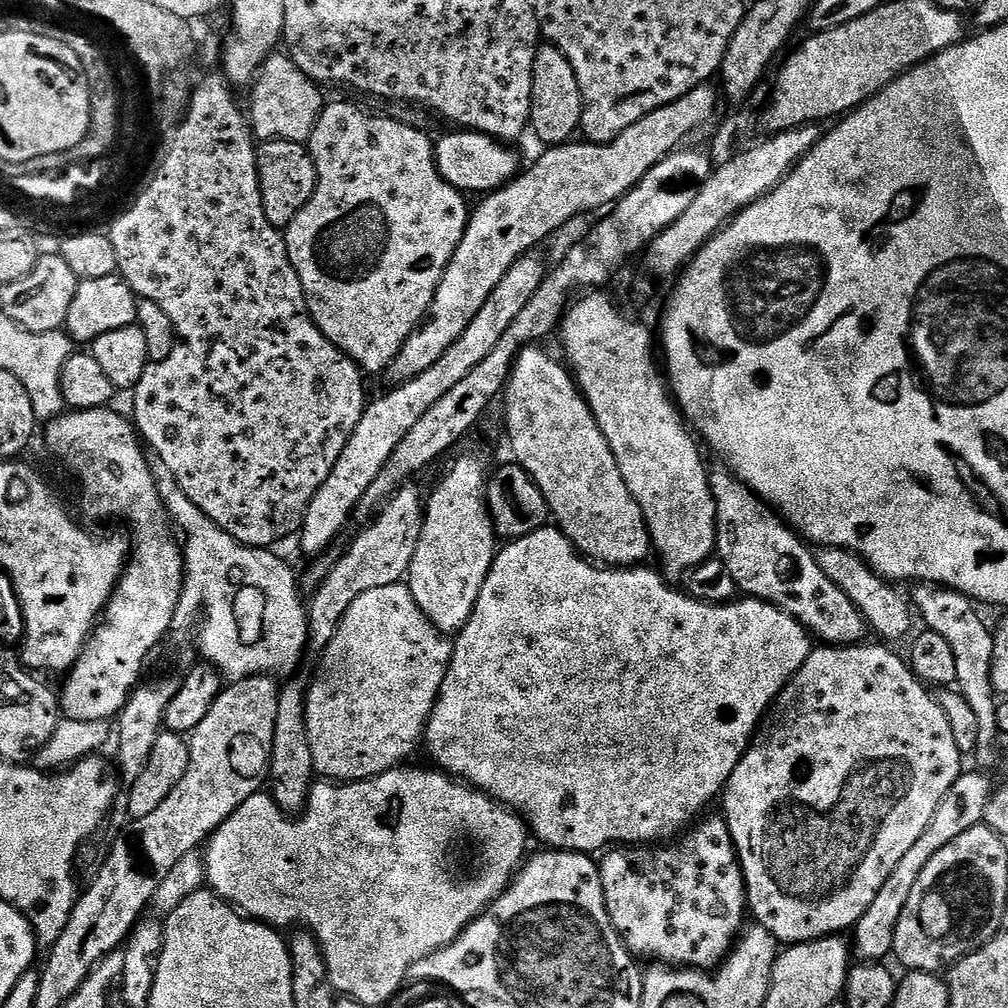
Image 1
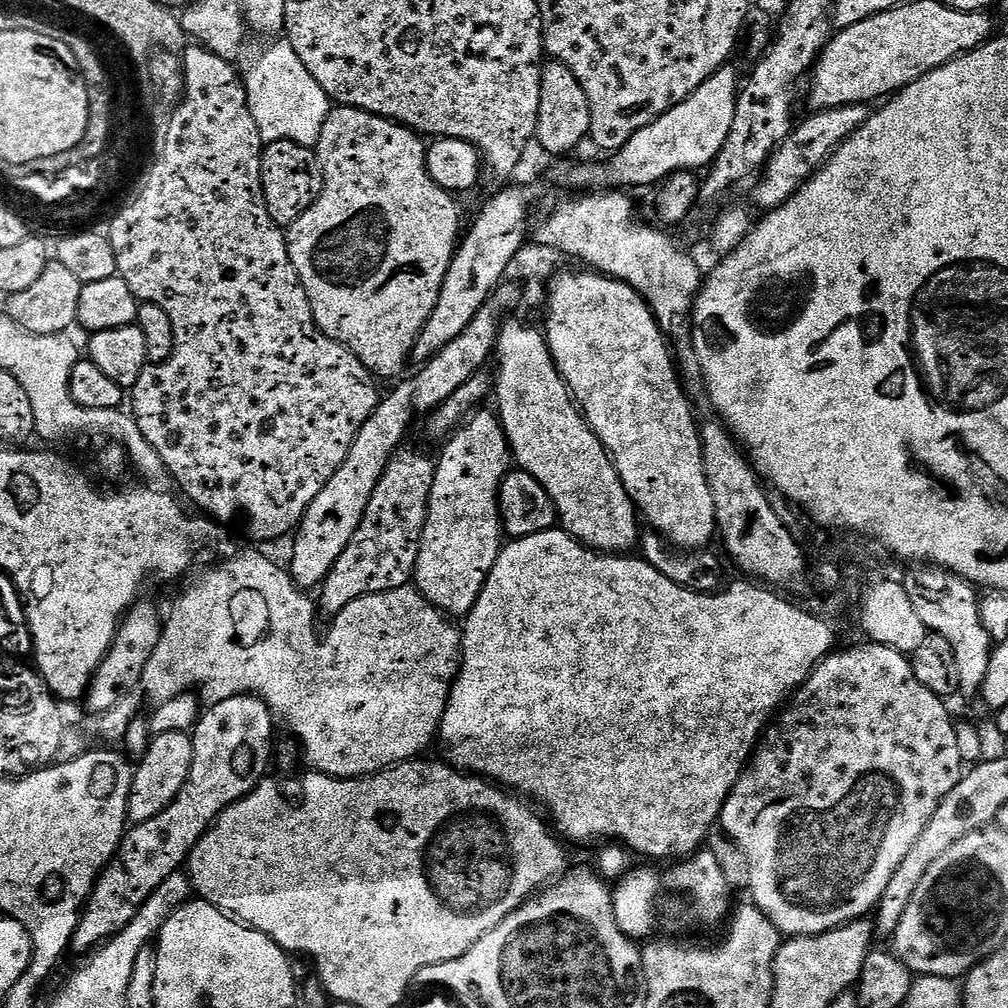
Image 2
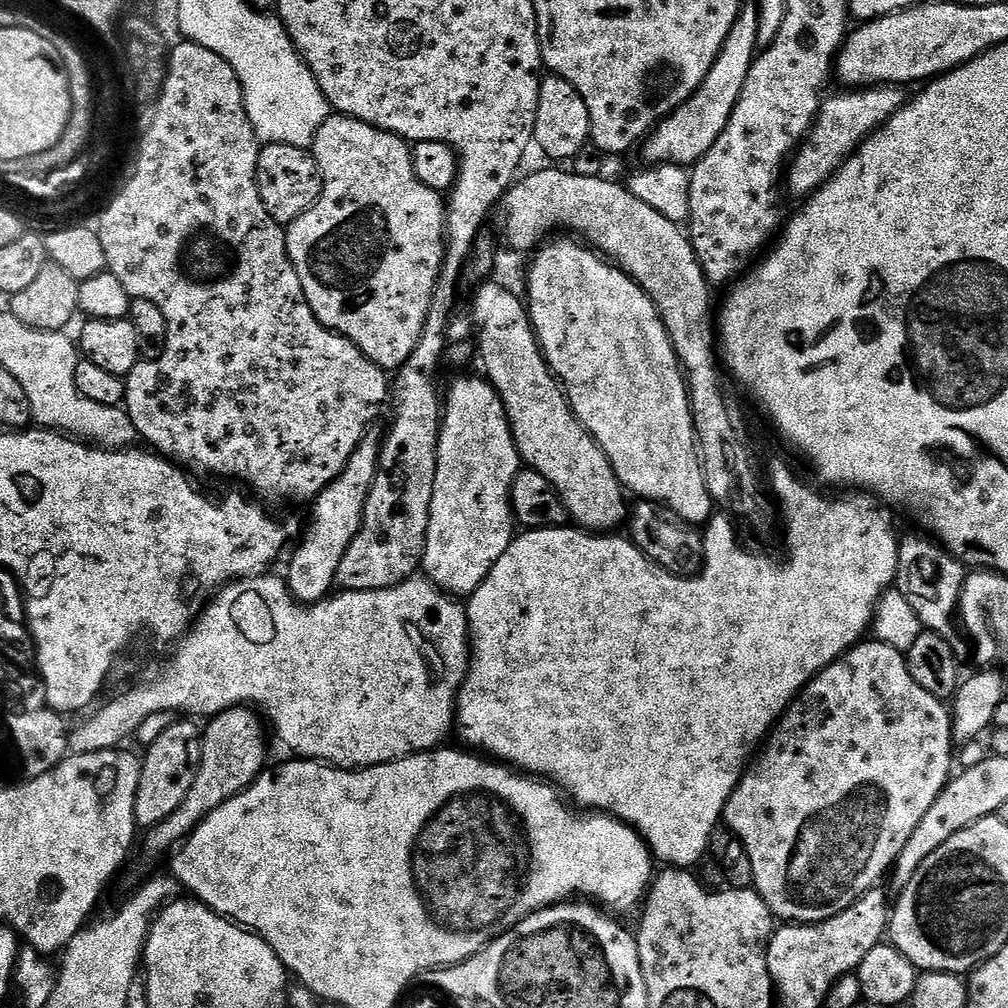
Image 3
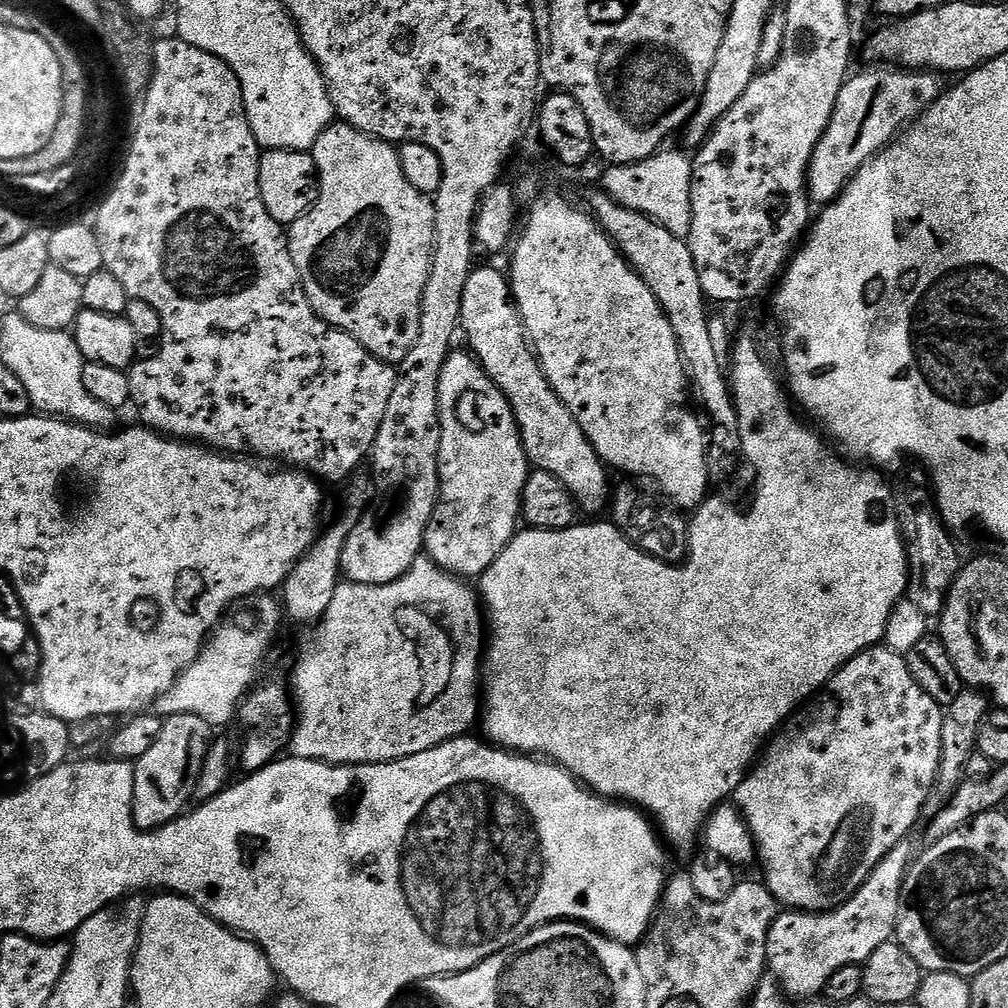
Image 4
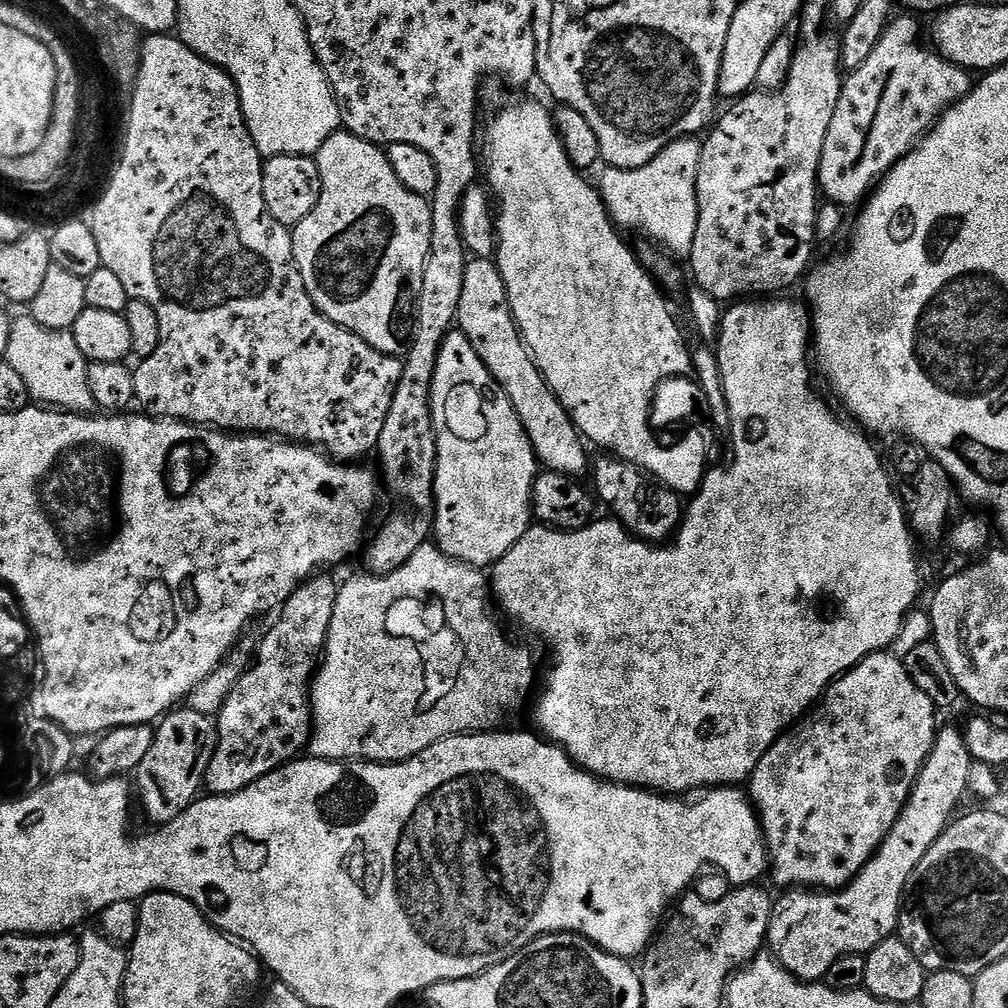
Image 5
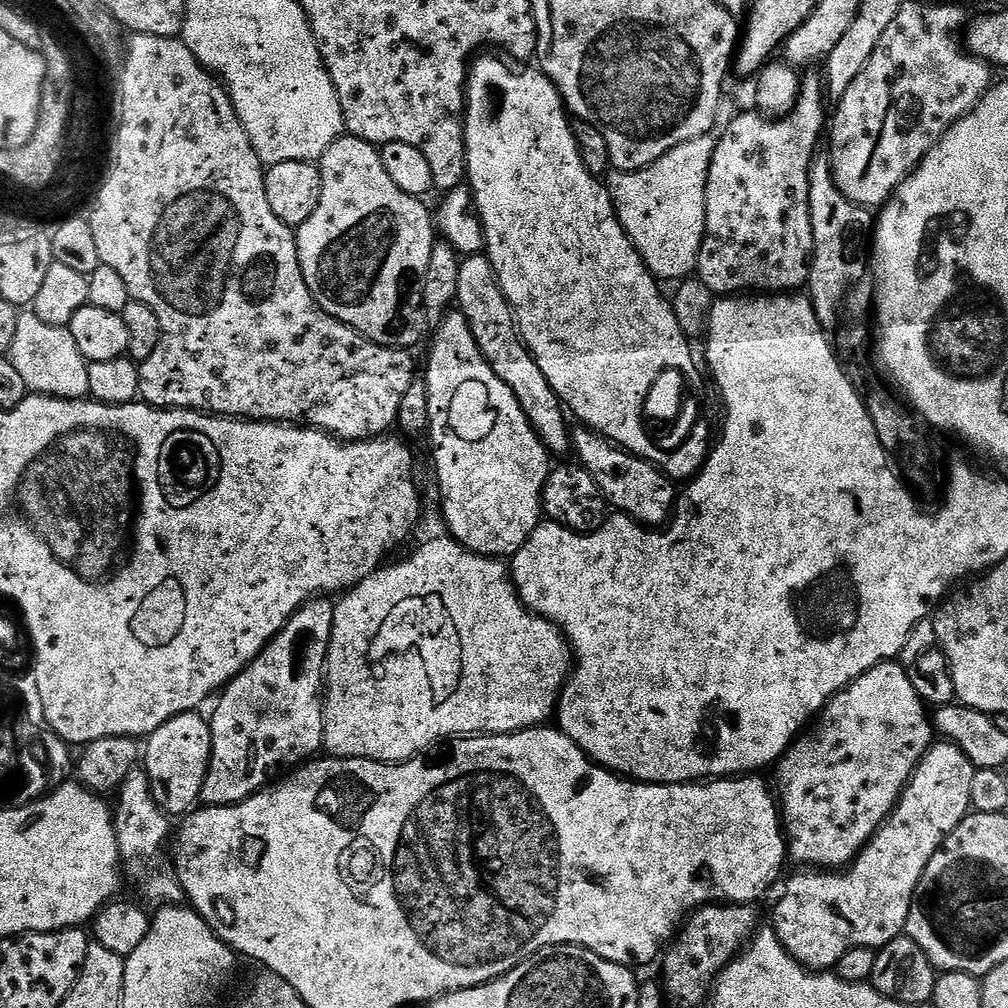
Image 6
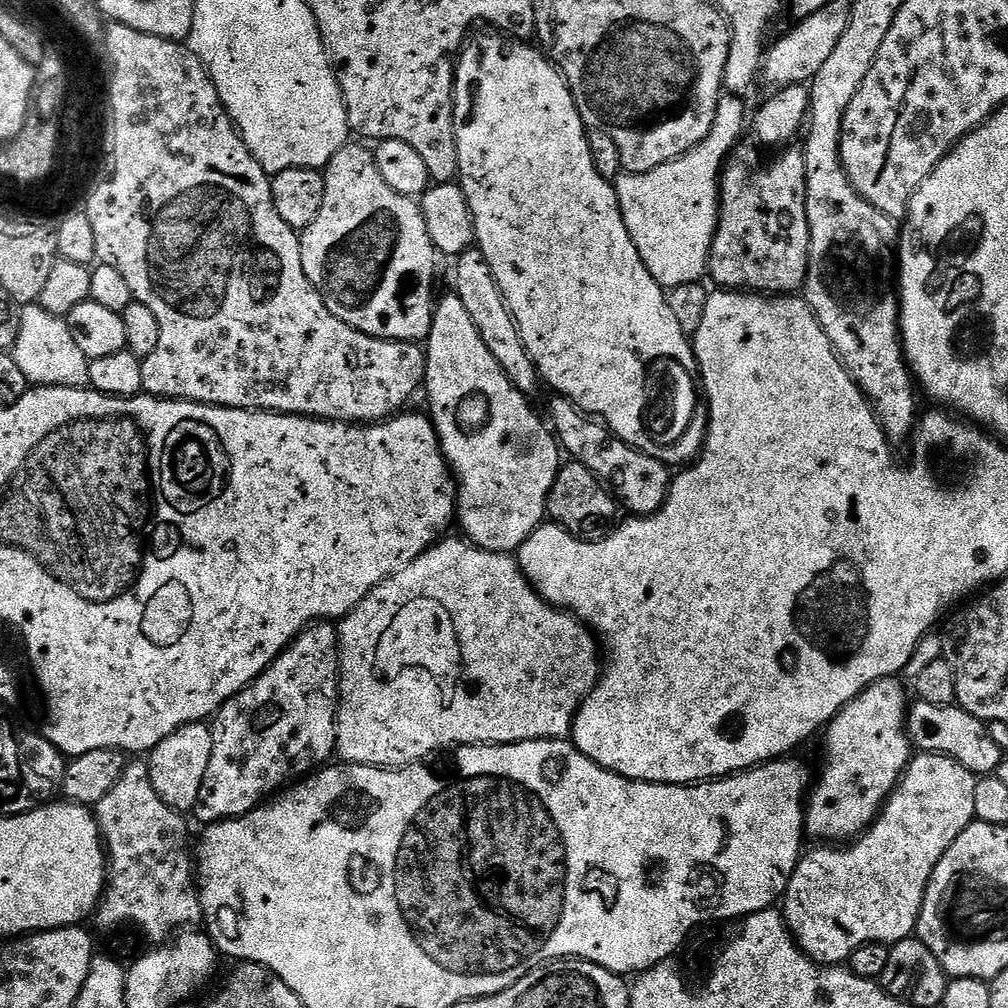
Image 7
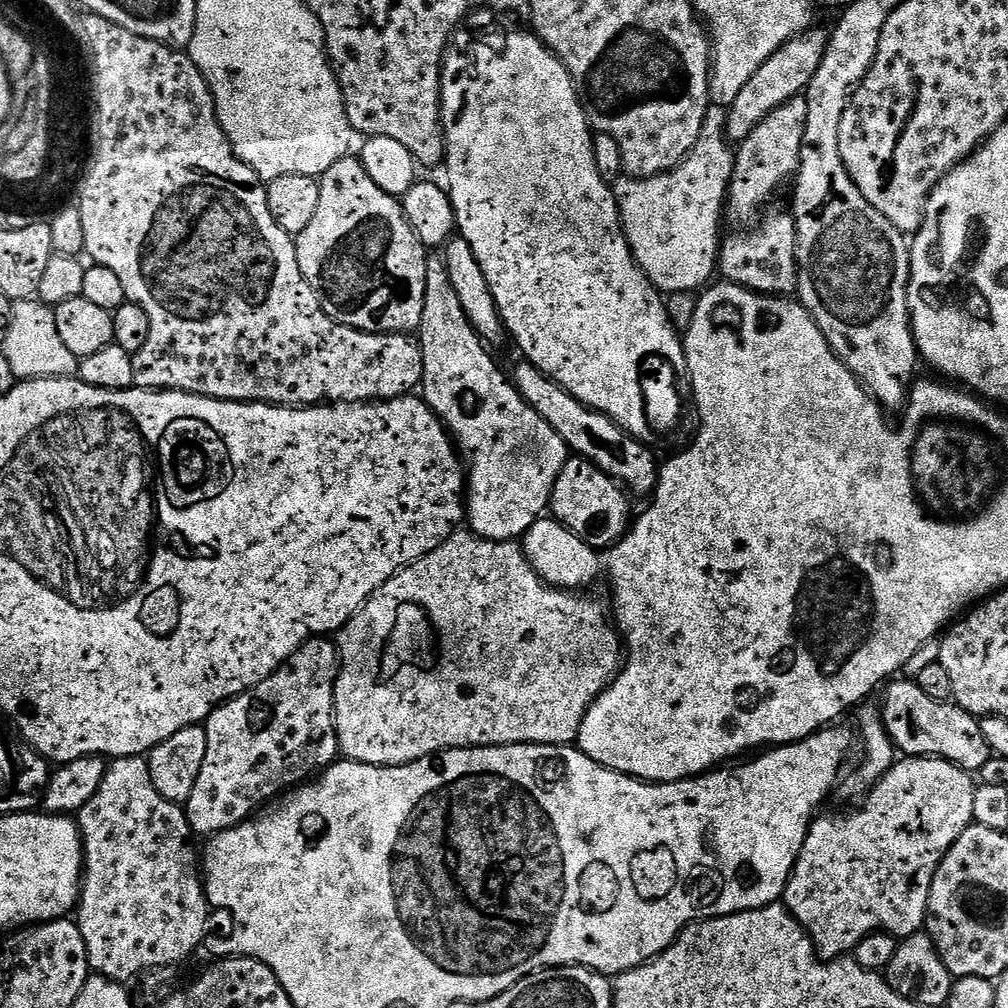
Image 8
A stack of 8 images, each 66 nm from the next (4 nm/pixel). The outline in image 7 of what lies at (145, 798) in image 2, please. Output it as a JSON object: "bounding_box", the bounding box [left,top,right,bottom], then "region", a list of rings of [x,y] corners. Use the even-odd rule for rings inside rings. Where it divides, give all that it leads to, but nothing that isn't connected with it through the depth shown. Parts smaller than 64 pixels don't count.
{"bounding_box":[146,722,212,814],"region":[[[204,722],[187,724],[162,738],[162,742],[158,742],[146,760],[150,782],[154,790],[158,790],[158,798],[181,814],[191,813],[198,802],[202,778],[206,778],[206,766],[210,766],[211,753],[212,730]]]}

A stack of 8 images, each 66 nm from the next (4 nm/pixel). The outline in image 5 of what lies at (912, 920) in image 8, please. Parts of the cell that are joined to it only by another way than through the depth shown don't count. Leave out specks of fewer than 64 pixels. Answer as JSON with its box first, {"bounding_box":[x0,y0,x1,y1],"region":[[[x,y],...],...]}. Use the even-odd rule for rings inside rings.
{"bounding_box":[766,727,973,982],"region":[[[941,727],[936,733],[936,747],[922,766],[916,786],[912,789],[912,797],[904,805],[892,833],[882,842],[879,852],[858,873],[856,879],[848,887],[839,890],[788,890],[783,893],[784,897],[773,907],[766,944],[771,955],[779,960],[786,971],[794,974],[801,982],[823,981],[830,966],[834,966],[840,956],[867,954],[874,946],[878,946],[878,942],[889,939],[899,929],[900,909],[917,866],[922,858],[926,858],[930,846],[934,846],[934,842],[938,842],[938,838],[948,829],[957,815],[956,807],[963,802],[964,796],[969,795],[967,783],[972,763],[973,758],[968,752],[963,731],[959,727]]]}

